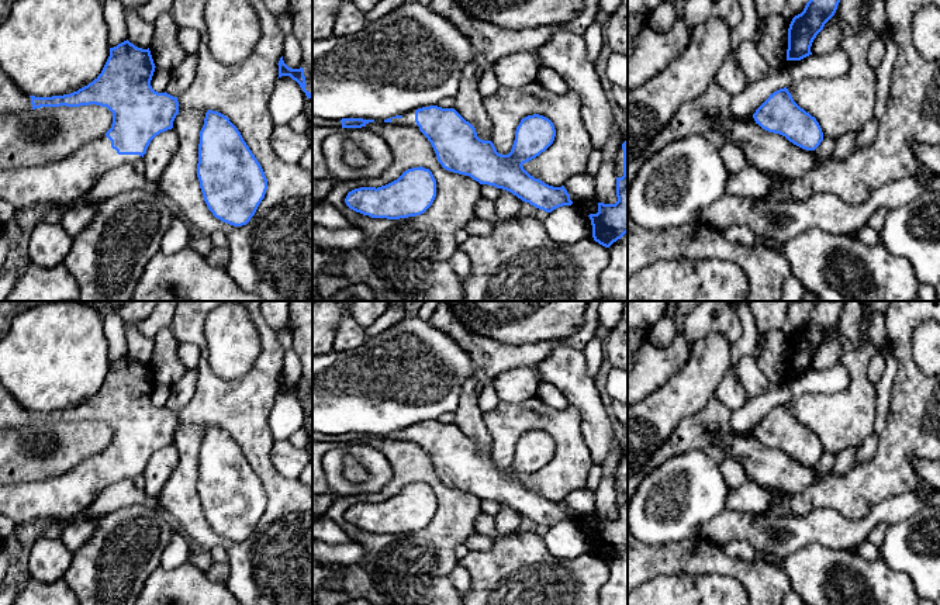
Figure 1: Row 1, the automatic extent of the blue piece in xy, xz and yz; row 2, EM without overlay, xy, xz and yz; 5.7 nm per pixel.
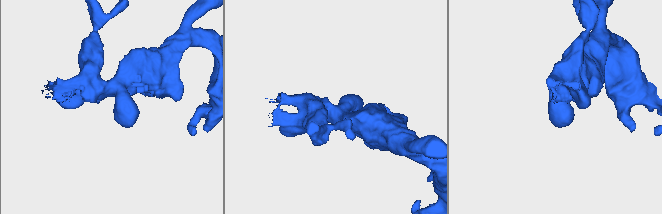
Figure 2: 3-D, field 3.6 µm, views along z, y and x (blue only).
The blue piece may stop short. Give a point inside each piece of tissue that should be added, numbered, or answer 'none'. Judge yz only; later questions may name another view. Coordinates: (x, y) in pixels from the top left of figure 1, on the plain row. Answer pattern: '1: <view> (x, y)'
none

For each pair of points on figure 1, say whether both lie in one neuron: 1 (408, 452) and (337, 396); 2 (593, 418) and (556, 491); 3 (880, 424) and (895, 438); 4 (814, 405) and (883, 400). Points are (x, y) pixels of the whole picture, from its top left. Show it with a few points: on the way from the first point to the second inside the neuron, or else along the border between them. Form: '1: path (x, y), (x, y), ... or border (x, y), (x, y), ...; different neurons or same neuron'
1: border (375, 435), (383, 436); different neurons
2: border (570, 405), (577, 411), (580, 432), (594, 463); different neurons
3: border (891, 394), (887, 425), (878, 436); different neurons
4: border (875, 386), (875, 421), (873, 431); different neurons

